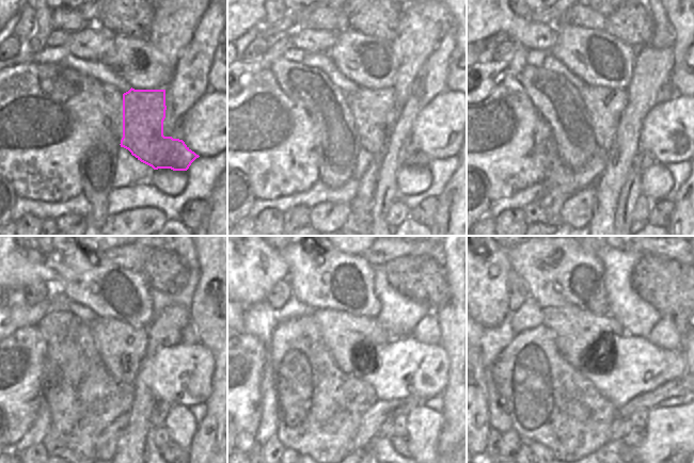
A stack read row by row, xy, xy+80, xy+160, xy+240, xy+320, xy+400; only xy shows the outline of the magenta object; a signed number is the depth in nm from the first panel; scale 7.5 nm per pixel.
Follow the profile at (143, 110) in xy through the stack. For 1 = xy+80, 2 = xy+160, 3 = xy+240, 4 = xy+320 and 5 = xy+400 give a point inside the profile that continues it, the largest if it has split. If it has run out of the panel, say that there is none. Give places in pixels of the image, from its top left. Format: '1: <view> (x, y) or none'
1: xy+80 (371, 109)
2: xy+160 (604, 105)
3: xy+240 (122, 346)
4: xy+320 (344, 333)
5: xy+400 (579, 332)

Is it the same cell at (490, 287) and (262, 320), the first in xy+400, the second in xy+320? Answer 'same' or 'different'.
different

